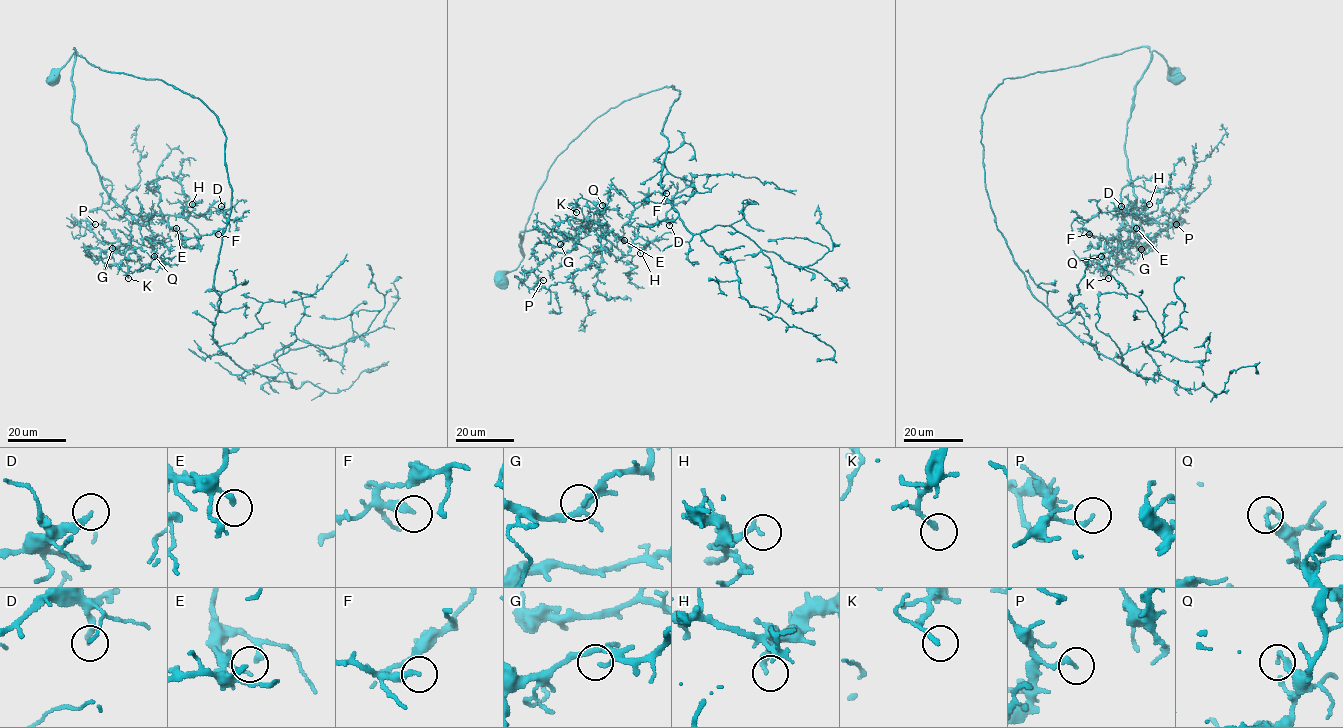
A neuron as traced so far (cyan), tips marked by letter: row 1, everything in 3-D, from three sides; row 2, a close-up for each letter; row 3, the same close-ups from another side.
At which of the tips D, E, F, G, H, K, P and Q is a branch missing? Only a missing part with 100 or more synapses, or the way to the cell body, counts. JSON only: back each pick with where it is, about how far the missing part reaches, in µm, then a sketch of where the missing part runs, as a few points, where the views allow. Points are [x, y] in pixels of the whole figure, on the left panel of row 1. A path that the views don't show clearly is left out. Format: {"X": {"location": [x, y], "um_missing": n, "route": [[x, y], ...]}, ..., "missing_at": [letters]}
{"missing_at": []}

